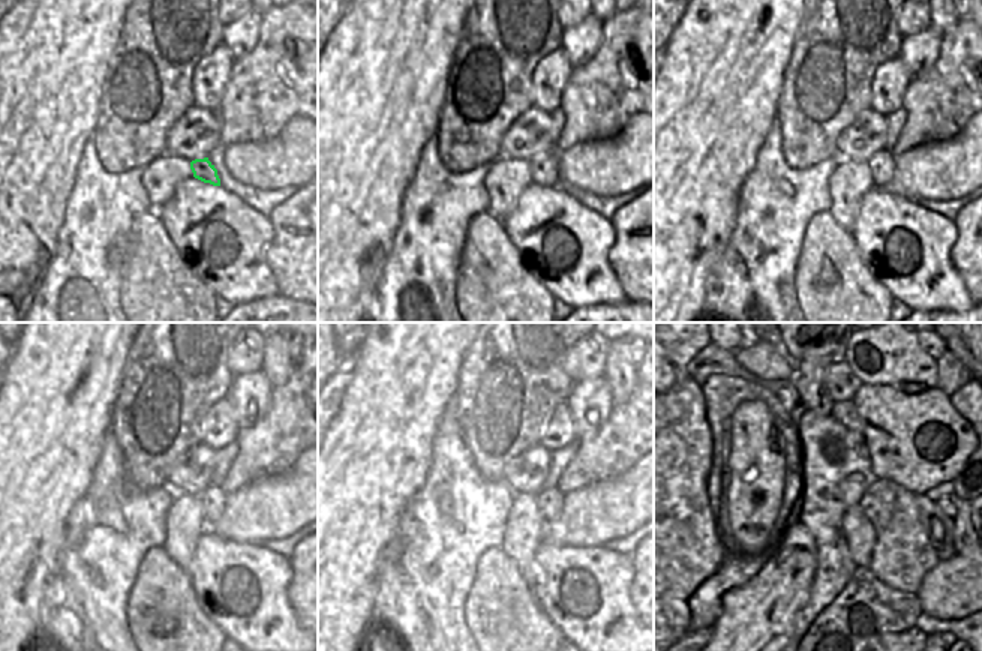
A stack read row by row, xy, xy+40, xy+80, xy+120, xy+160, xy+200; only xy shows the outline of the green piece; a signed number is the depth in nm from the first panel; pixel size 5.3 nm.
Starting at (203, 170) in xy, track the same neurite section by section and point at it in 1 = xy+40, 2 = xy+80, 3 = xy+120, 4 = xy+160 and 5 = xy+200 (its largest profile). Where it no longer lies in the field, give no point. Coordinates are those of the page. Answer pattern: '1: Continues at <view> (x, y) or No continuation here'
1: Continues at xy+40 (544, 168)
2: Continues at xy+80 (882, 165)
3: Continues at xy+120 (213, 500)
4: Continues at xy+160 (550, 501)
5: Continues at xy+200 (888, 501).

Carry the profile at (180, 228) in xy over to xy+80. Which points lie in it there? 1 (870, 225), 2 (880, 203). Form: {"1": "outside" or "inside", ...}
{"1": "inside", "2": "inside"}

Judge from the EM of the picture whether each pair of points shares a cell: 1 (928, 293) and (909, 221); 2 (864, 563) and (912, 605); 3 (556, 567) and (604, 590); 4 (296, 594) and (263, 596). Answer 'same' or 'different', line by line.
1: same
2: different
3: same
4: different

